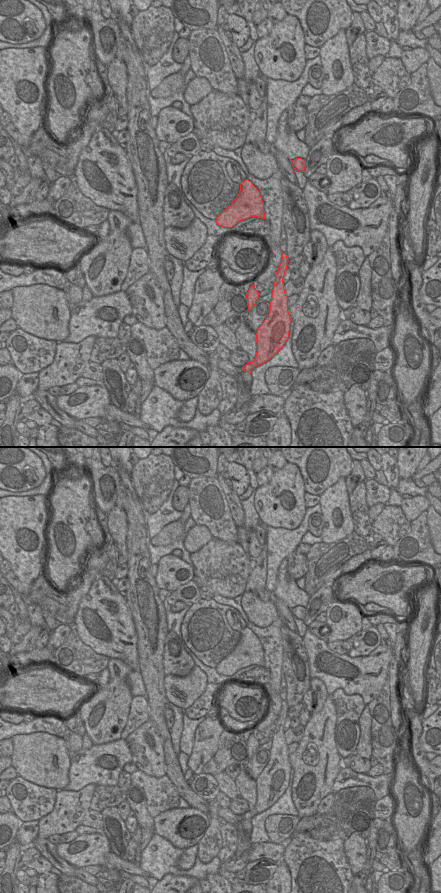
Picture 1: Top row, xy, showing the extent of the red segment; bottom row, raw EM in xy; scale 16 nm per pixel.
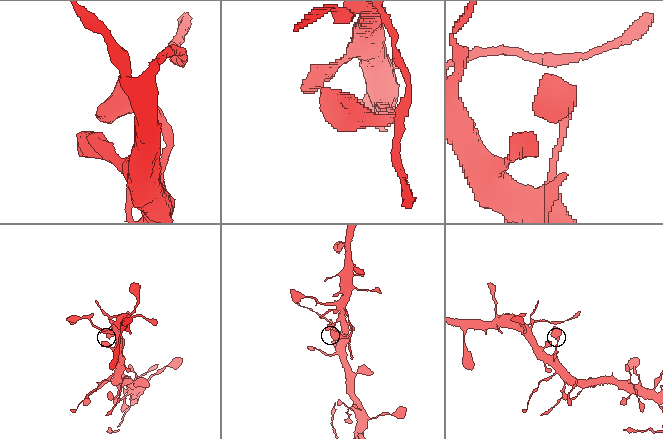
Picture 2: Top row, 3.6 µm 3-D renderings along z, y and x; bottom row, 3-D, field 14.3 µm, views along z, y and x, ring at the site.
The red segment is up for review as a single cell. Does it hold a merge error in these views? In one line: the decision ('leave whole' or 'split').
split

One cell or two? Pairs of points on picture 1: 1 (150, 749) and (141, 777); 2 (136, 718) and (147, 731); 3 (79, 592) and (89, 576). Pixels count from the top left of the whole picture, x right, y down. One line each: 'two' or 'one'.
1: two
2: two
3: one

